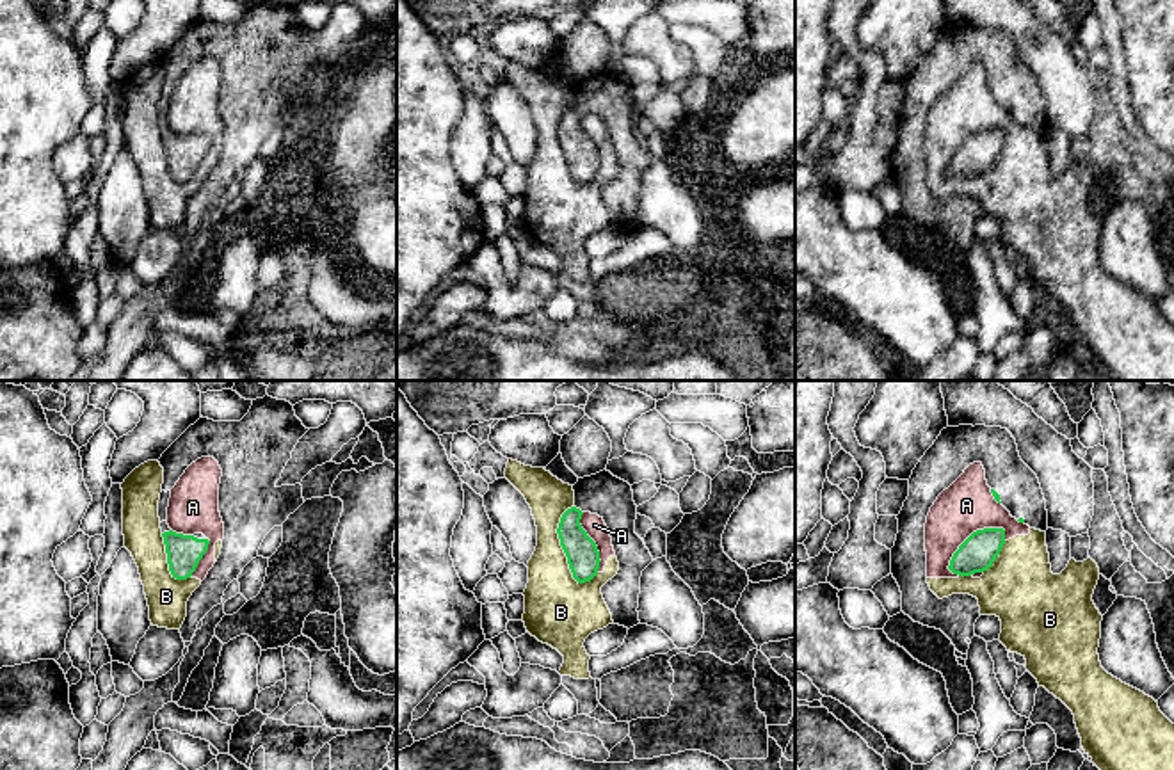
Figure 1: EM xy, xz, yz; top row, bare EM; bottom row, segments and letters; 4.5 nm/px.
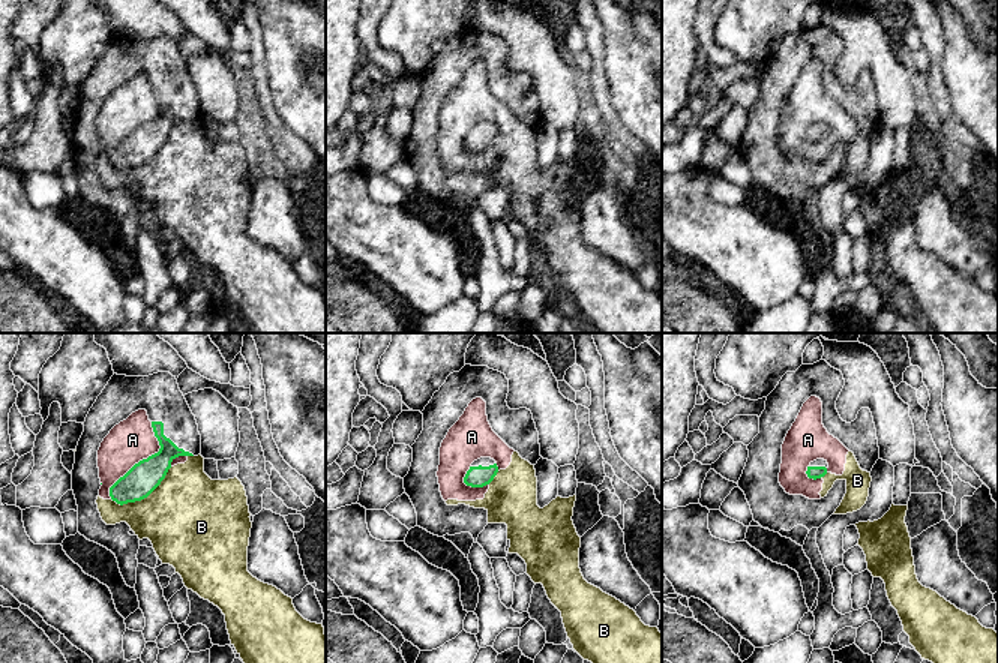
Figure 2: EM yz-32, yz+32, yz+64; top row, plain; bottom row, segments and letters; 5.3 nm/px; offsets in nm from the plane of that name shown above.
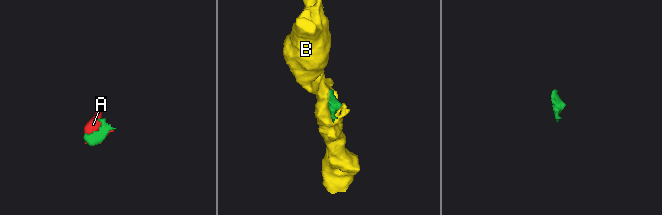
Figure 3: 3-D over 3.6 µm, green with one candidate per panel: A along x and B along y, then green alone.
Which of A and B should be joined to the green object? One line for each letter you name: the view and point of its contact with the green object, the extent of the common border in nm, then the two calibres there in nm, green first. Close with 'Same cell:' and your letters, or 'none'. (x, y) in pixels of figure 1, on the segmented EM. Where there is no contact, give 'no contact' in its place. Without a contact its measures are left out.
Same cell: none

